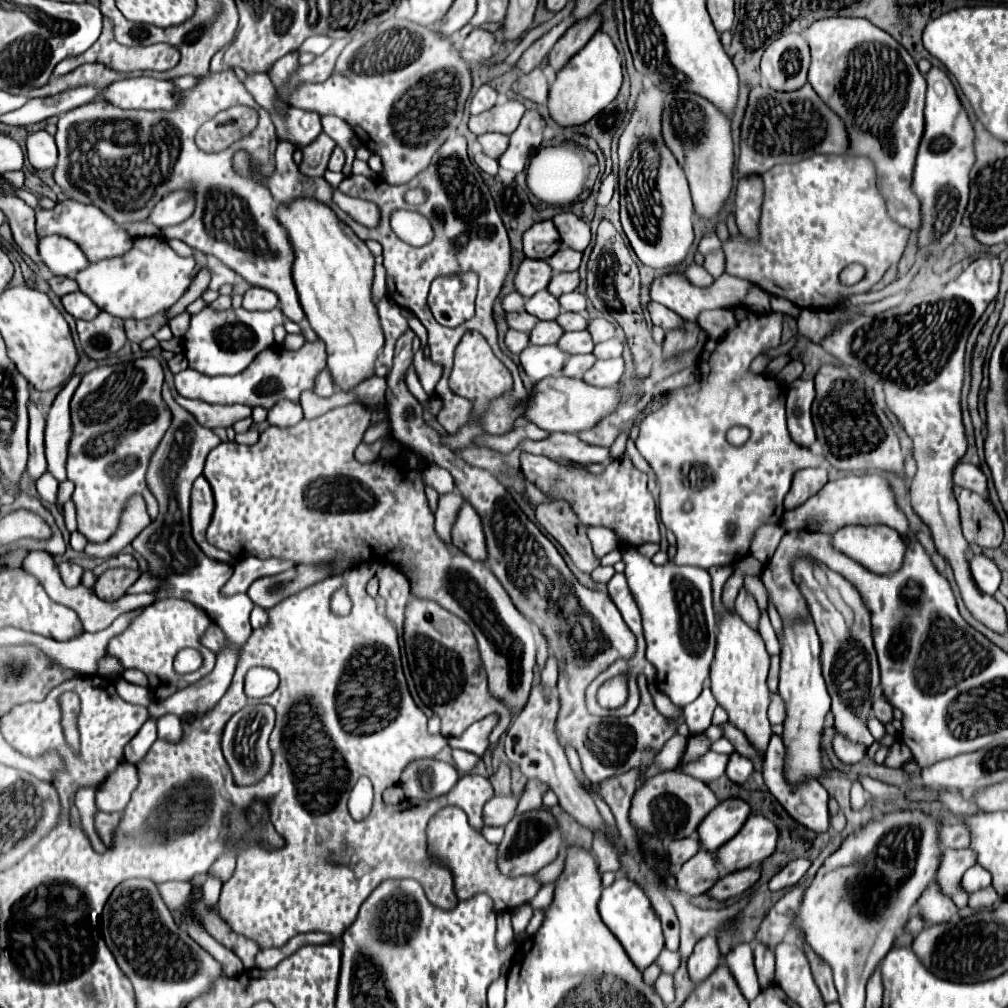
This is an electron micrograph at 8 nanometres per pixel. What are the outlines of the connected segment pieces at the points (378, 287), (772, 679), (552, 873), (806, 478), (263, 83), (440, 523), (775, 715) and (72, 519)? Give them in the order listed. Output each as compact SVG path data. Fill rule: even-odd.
M380 264L374 268L374 272L376 274L374 274L374 282L372 282L372 296L374 296L374 300L380 300L386 294L386 282L384 282L386 272L384 272L384 268Z
M772 656L772 668L770 668L770 674L768 674L768 688L772 692L778 690L778 676L780 676L780 658Z
M560 852L558 854L558 858L550 864L550 866L546 866L546 868L542 868L536 876L538 876L538 880L542 882L542 884L548 884L548 882L552 882L552 880L556 880L560 874L562 874L562 870L564 870L564 852Z
M804 468L792 478L792 488L784 498L784 508L794 510L802 506L810 496L814 496L828 482L824 468Z
M252 72L246 76L244 86L246 86L246 90L252 92L254 100L270 112L270 116L276 124L276 130L278 130L278 116L274 116L274 84L268 78L268 74L266 72Z
M452 492L448 496L440 496L438 512L436 512L436 532L440 540L446 544L452 544L452 526L458 518L458 512L466 500L462 498L460 492Z
M772 694L772 702L770 702L770 710L768 710L768 718L770 724L784 724L784 716L786 716L786 704L778 694Z
M68 500L64 506L64 520L66 520L66 528L70 530L70 532L76 532L76 528L78 528L78 524L76 524L76 506L74 506L74 502L72 500Z

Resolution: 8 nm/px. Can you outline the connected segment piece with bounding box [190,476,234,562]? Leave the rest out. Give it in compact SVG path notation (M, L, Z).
M204 476L196 478L194 488L192 488L192 510L190 510L190 518L192 518L192 536L196 540L196 544L202 548L202 552L208 558L220 560L220 562L234 562L230 554L226 554L224 550L214 548L212 544L206 542L206 528L210 524L214 512L214 496L212 496L212 488L208 484L208 480Z

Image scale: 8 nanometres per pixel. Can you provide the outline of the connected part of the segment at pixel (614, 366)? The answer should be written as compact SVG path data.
M598 360L594 368L584 374L584 382L592 386L616 386L624 376L624 360Z

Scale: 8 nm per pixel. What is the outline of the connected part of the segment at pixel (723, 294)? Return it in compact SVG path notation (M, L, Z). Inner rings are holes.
M668 274L668 276L662 276L658 280L654 280L652 284L652 290L650 290L650 296L654 302L660 302L664 304L666 308L674 310L678 316L682 316L684 320L688 322L698 322L698 316L700 312L704 310L716 310L720 306L736 306L740 302L740 294L746 294L746 290L750 288L750 282L742 280L742 278L736 278L736 276L730 276L730 274L722 274L720 278L714 280L714 284L710 288L698 288L698 286L692 286L682 274Z

